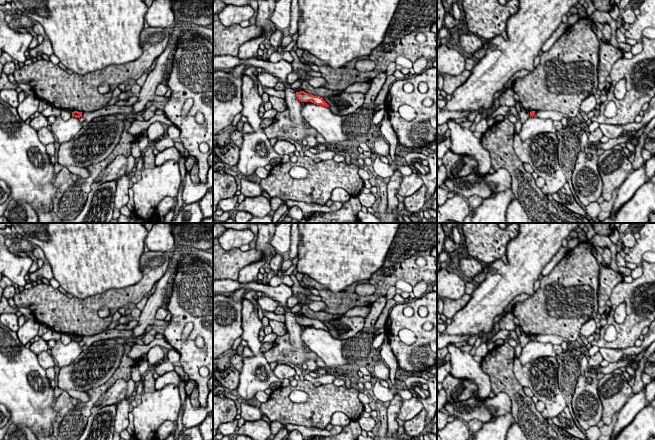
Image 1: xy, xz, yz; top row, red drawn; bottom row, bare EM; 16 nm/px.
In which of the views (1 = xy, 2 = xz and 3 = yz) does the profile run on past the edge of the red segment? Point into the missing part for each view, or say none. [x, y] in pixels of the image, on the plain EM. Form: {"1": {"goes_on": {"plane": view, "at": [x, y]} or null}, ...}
{"1": {"goes_on": null}, "2": {"goes_on": null}, "3": {"goes_on": null}}

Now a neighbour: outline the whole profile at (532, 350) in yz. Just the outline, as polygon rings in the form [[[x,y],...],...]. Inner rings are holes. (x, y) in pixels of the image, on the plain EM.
[[[529,341],[521,350],[519,356],[520,363],[525,365],[540,357],[555,357],[556,353],[553,344],[547,342]]]

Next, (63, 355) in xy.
[[[50,329],[42,335],[44,340],[54,340],[55,346],[51,348],[51,356],[53,357],[57,370],[70,365],[82,352],[81,346],[76,341],[71,341],[64,345],[61,343],[61,333]]]

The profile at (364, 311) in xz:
[[[302,306],[302,315],[314,319],[314,320],[320,320],[320,321],[333,321],[335,319],[338,319],[342,316],[345,317],[355,317],[355,316],[361,316],[361,317],[366,317],[369,315],[371,306],[363,306],[363,307],[354,307],[350,309],[347,313],[343,315],[336,315],[336,314],[331,314],[327,313],[324,311],[319,311],[319,312],[314,312],[309,308],[309,306]]]

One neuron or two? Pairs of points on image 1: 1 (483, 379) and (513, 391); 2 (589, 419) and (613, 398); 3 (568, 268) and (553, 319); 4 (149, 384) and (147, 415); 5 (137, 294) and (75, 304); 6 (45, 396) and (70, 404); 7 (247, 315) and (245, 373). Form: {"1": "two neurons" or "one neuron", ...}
{"1": "two neurons", "2": "two neurons", "3": "one neuron", "4": "two neurons", "5": "one neuron", "6": "two neurons", "7": "one neuron"}

